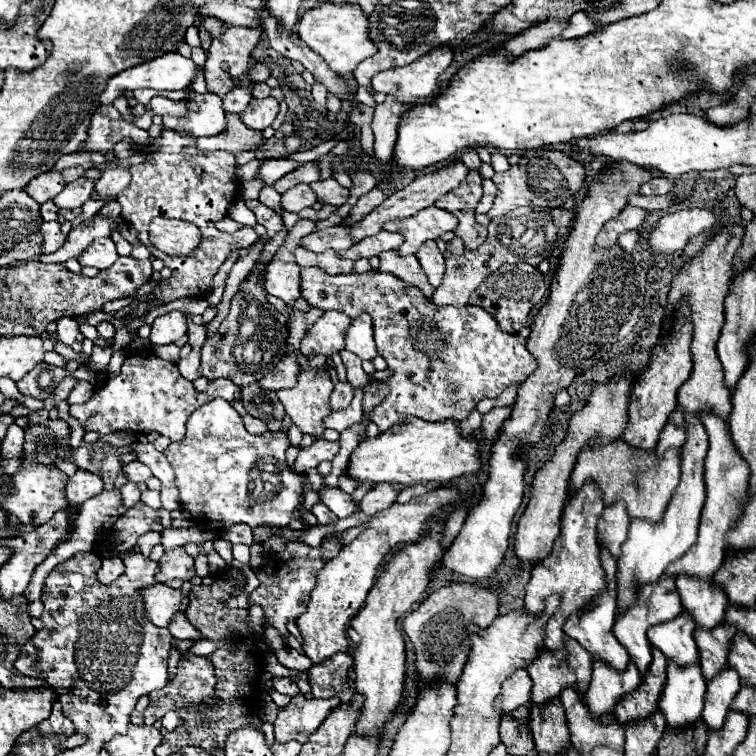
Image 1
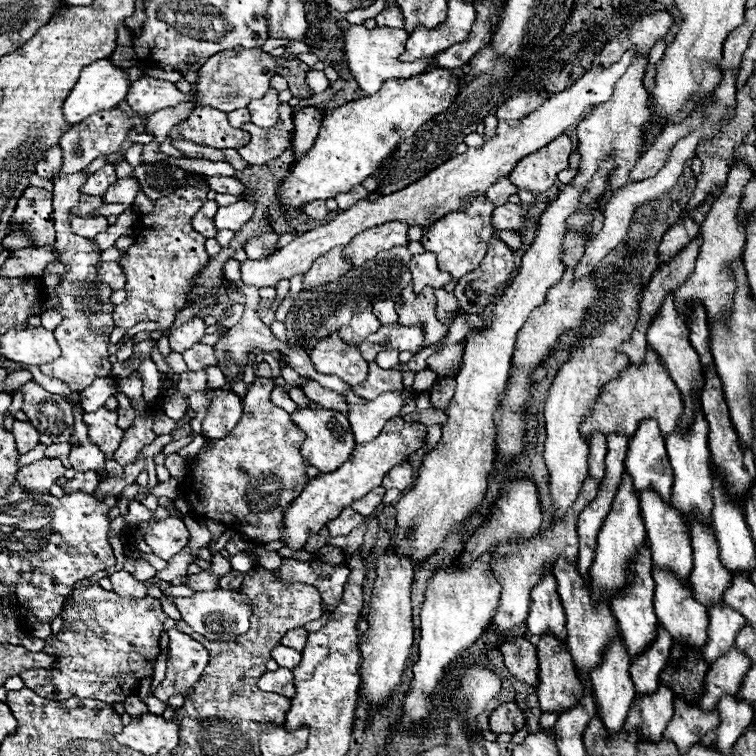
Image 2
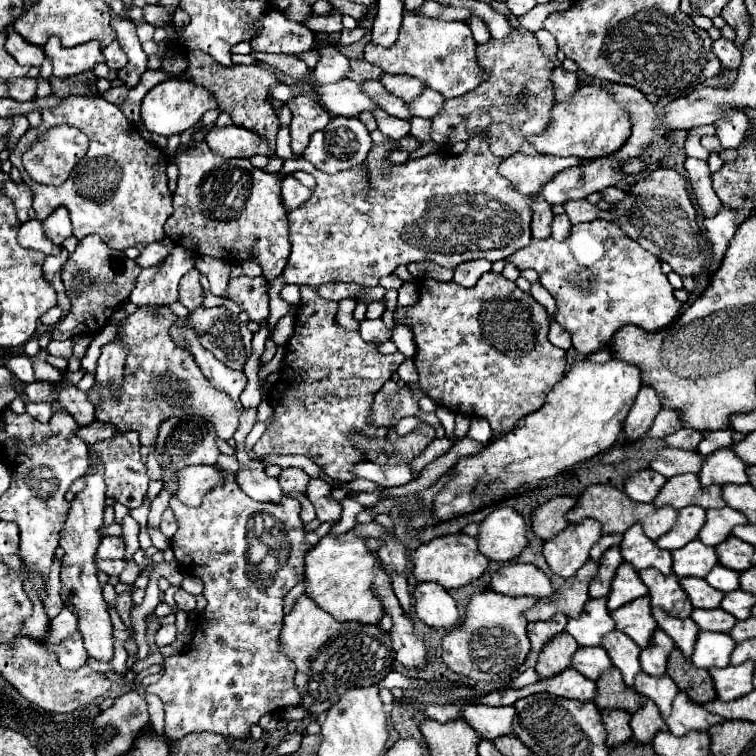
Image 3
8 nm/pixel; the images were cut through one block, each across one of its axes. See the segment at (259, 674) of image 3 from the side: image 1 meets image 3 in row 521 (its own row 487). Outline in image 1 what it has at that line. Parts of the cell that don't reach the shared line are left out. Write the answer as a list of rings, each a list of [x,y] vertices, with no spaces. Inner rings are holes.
[[[222,398],[200,406],[188,420],[188,434],[180,442],[172,442],[164,456],[176,474],[182,510],[190,512],[204,528],[222,530],[234,524],[258,526],[288,526],[302,496],[302,476],[294,474],[286,464],[286,450],[290,440],[282,432],[268,432],[264,436],[250,434],[240,414]]]

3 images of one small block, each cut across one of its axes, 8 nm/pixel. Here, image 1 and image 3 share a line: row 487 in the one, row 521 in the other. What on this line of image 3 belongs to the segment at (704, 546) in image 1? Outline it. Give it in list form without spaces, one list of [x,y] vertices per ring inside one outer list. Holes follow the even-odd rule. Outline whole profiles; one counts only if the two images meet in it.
[[[730,506],[720,510],[706,510],[706,524],[702,526],[698,538],[706,546],[718,546],[732,534],[732,528],[738,524],[748,524],[748,518]]]

